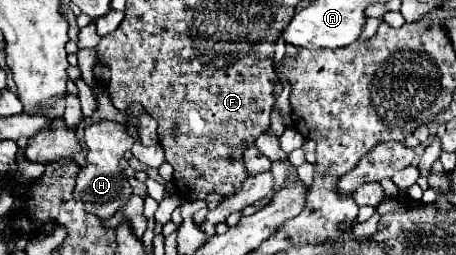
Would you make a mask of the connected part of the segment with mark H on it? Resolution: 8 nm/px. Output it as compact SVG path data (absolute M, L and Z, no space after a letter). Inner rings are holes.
M100 120L84 128L84 142L88 146L88 156L86 156L86 166L80 168L76 176L74 198L84 202L86 212L92 212L102 220L108 220L128 202L132 194L132 188L128 184L128 178L120 162L124 154L132 148L134 138L128 134L126 126L112 122L112 120Z

